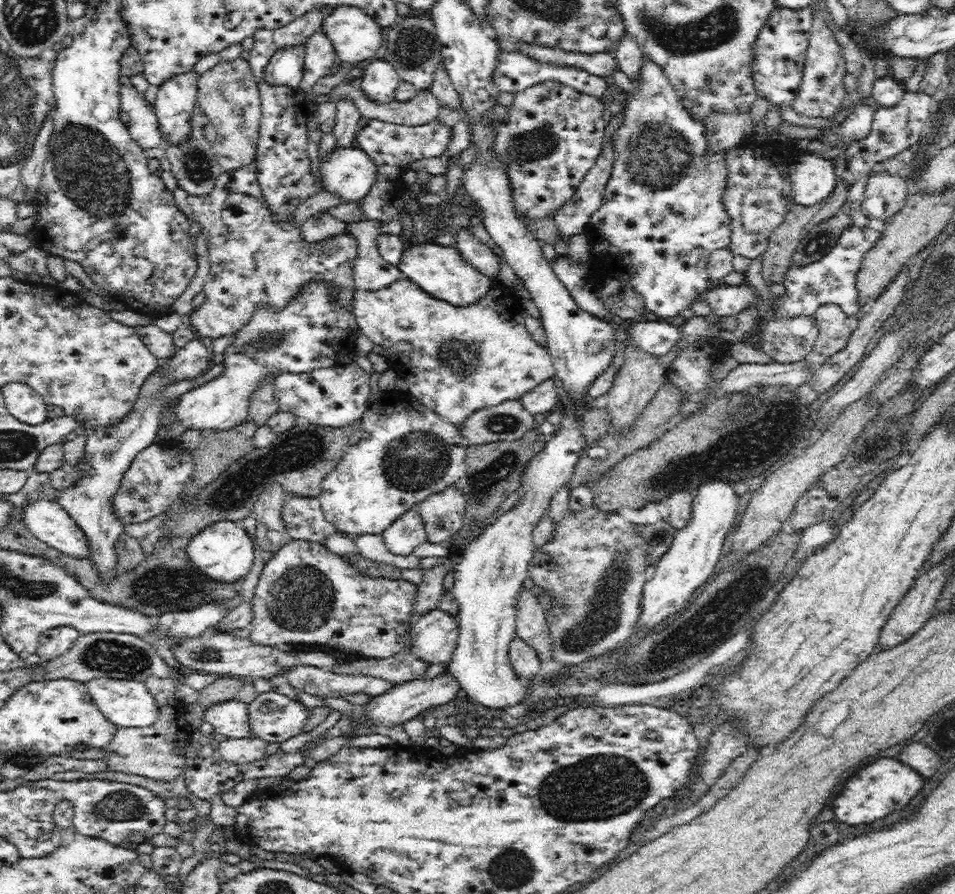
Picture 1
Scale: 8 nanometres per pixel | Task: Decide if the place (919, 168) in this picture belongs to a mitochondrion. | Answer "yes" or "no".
no

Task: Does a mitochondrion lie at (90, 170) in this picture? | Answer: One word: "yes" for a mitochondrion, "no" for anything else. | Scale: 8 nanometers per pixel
yes

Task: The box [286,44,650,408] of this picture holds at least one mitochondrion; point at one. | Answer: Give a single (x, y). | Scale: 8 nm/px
(526, 149)

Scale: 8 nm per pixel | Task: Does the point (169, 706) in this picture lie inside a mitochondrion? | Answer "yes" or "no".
no

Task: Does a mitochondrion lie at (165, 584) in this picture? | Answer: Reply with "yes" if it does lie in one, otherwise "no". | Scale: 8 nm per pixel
yes

